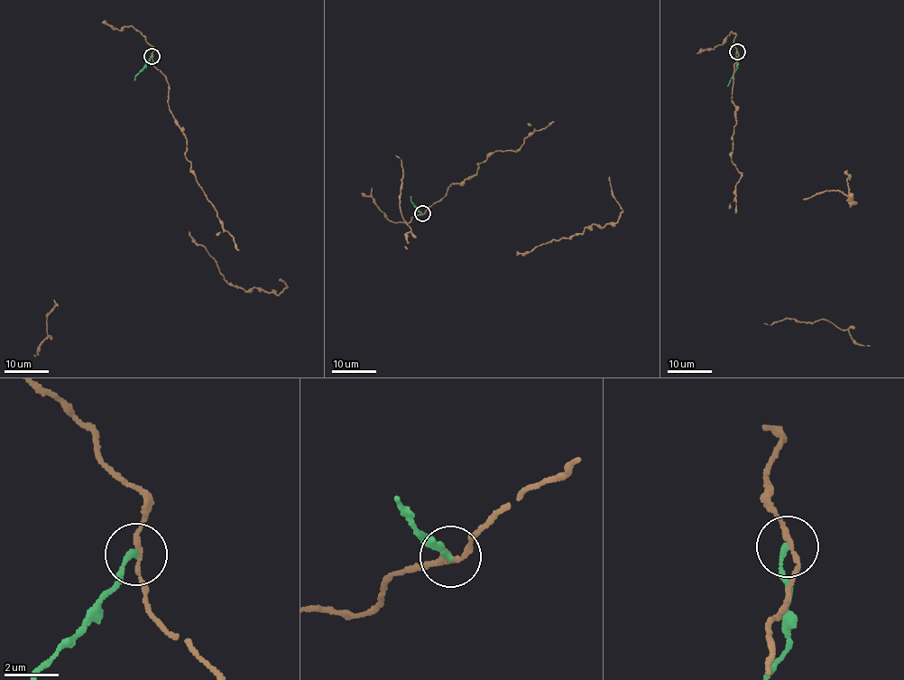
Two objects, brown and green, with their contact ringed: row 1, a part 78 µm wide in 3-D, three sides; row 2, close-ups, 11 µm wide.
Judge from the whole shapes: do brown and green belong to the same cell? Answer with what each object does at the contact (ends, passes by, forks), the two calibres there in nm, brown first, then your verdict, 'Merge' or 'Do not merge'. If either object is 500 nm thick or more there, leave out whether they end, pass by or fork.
At the ring brown passes by. At the ring green ends. Thickness 150 nm (brown) against 180 nm. Do not merge

